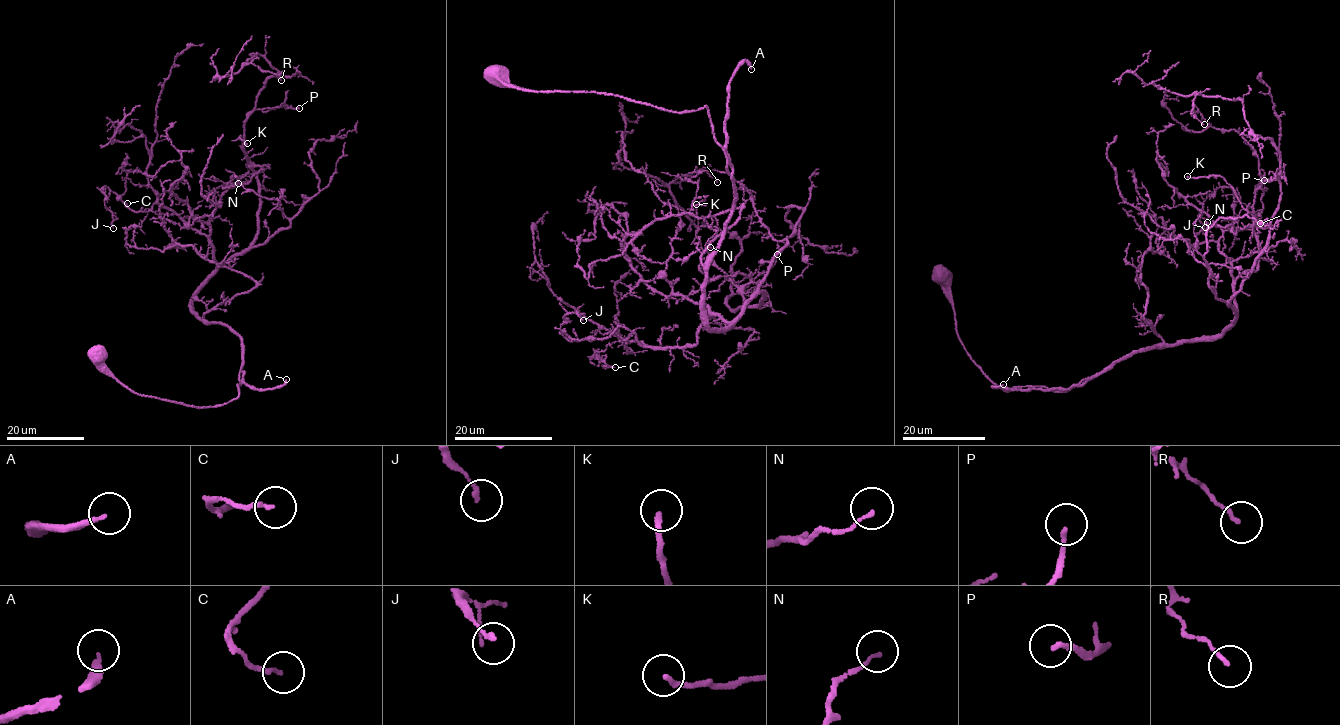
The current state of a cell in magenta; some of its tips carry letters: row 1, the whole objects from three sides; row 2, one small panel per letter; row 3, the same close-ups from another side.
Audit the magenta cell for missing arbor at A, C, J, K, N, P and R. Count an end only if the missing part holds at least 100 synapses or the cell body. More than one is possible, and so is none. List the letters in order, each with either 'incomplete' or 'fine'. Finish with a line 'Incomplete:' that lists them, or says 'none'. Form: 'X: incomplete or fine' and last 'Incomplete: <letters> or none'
A: incomplete
C: fine
J: fine
K: fine
N: fine
P: fine
R: fine
Incomplete: A

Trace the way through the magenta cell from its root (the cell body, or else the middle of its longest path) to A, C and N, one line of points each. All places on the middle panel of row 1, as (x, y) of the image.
A: (496, 80), (677, 112), (706, 106), (724, 149), (730, 82), (744, 61), (751, 69)
C: (496, 80), (706, 106), (725, 150), (704, 316), (731, 325), (594, 353), (615, 367)
N: (496, 80), (706, 106), (735, 196), (716, 331), (766, 295), (711, 279), (710, 247)

